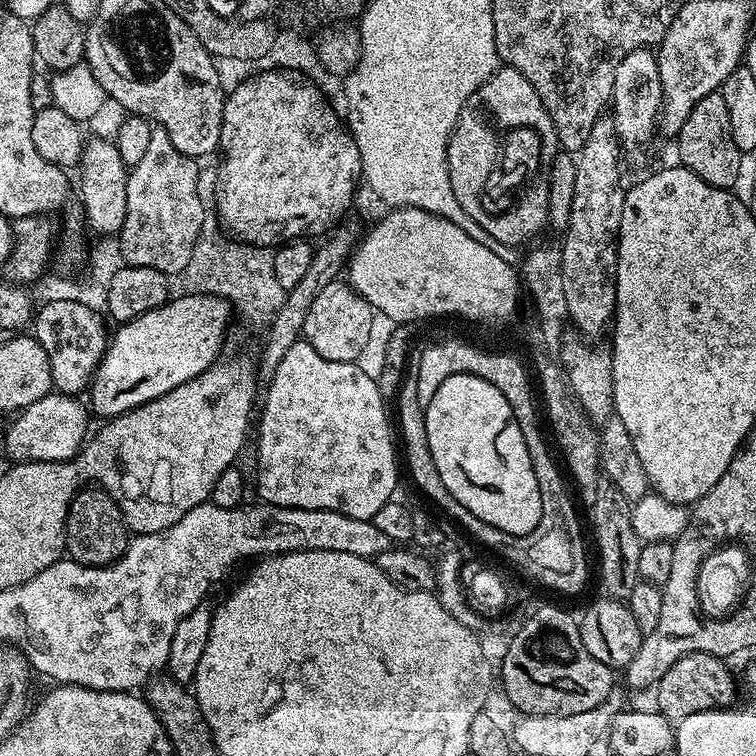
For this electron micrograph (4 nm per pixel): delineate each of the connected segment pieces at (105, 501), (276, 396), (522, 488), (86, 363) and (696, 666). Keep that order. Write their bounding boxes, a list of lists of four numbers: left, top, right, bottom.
[[64,486,130,568],[254,342,398,520],[423,374,542,536],[34,300,110,397],[655,652,737,722]]

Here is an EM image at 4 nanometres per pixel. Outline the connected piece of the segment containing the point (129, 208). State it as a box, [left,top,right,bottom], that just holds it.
[118,124,202,275]

